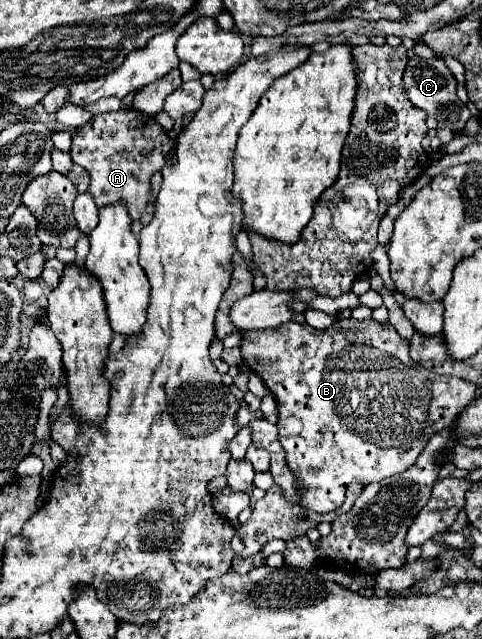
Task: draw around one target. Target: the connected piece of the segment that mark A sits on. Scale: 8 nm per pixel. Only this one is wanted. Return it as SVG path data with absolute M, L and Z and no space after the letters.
M120 109L94 115L86 125L72 131L72 161L90 173L88 191L98 207L114 201L126 201L132 219L140 219L148 203L148 183L154 171L162 171L166 155L172 153L174 141L160 123L136 109Z

